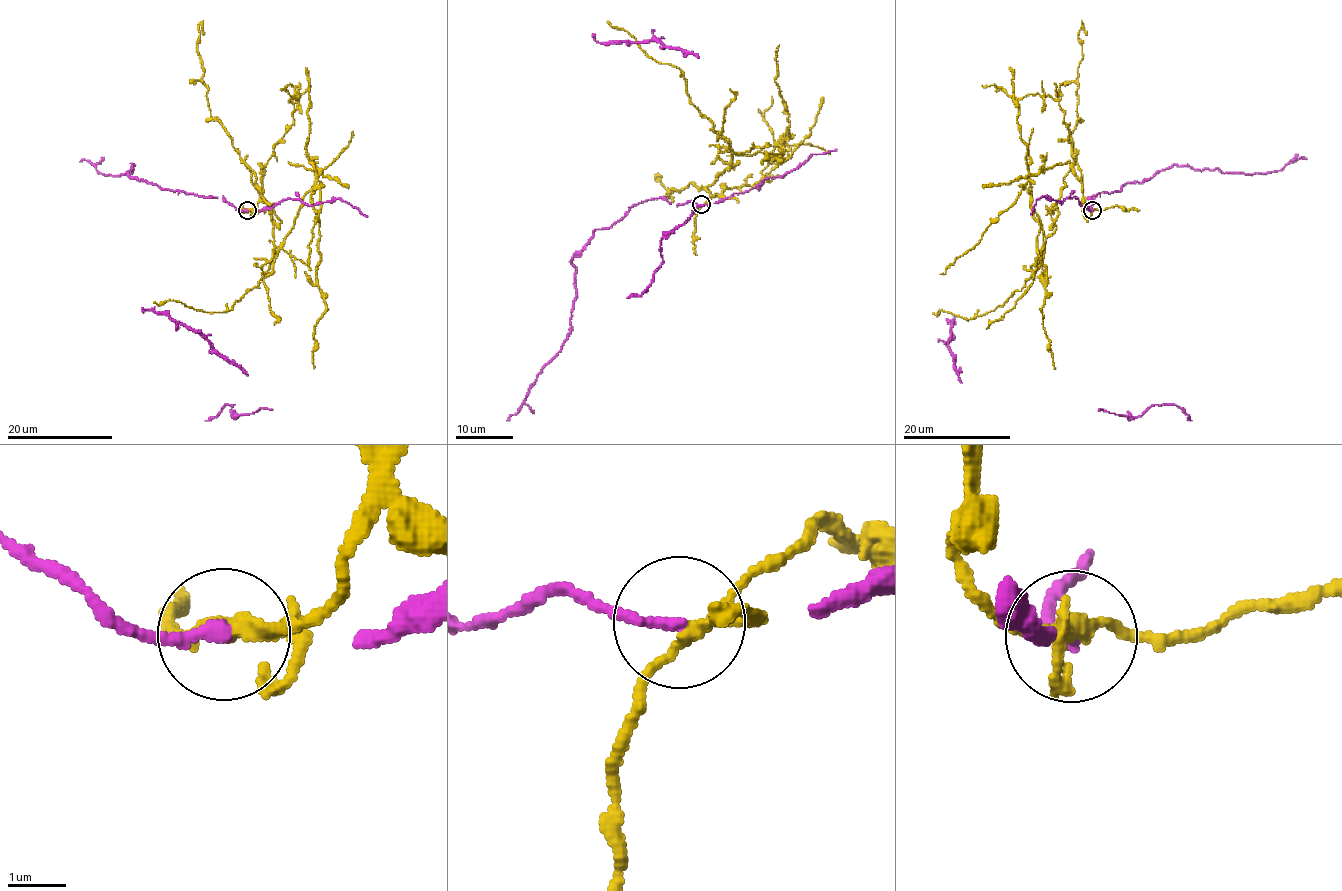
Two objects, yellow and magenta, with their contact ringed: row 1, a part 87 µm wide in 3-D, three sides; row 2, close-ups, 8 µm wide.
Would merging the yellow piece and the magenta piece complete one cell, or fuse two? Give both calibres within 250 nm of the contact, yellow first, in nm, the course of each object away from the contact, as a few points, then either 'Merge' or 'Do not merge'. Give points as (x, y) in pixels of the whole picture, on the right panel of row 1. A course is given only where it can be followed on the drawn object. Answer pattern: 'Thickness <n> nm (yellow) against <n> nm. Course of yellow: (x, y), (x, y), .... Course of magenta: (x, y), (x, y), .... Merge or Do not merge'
Thickness 180 nm (yellow) against 220 nm. Course of yellow: (1092, 210), (1083, 205), (1075, 164), (1044, 247), (1030, 192), (1047, 272), (1043, 327), (1055, 369). Course of magenta: (1092, 210), (1089, 198), (1174, 165), (1268, 173), (1306, 159). Do not merge

